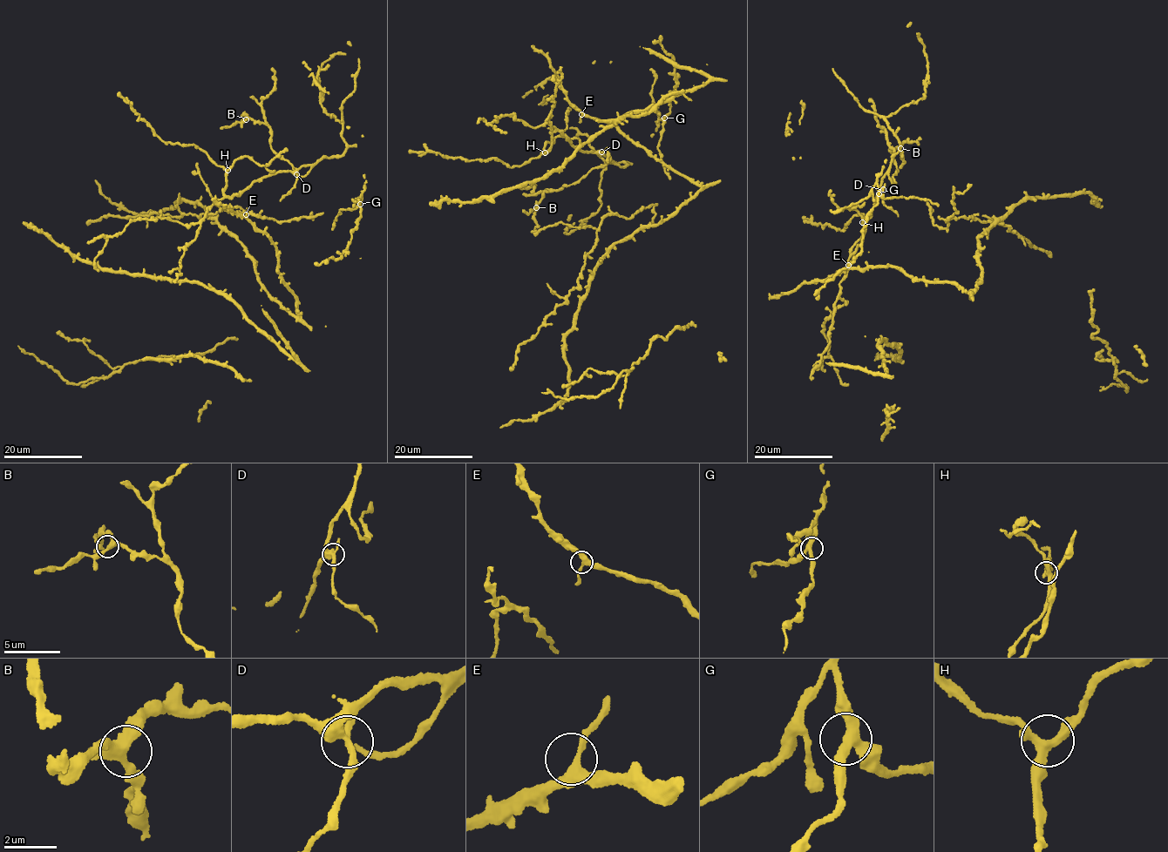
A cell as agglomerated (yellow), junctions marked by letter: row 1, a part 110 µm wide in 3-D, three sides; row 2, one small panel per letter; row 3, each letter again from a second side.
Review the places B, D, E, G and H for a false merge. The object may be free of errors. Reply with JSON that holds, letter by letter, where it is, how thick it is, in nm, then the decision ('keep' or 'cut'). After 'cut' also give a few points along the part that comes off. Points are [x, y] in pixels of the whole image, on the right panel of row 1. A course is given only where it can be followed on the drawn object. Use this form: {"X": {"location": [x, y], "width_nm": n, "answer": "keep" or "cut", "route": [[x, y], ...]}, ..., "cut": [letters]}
{"B": {"location": [900, 148], "width_nm": 360, "answer": "keep"}, "D": {"location": [883, 189], "width_nm": 360, "answer": "cut", "route": [[883, 189], [885, 205], [892, 207], [898, 216]]}, "E": {"location": [848, 265], "width_nm": 300, "answer": "keep"}, "G": {"location": [879, 193], "width_nm": 360, "answer": "keep"}, "H": {"location": [862, 222], "width_nm": 320, "answer": "keep"}, "cut": ["D"]}

